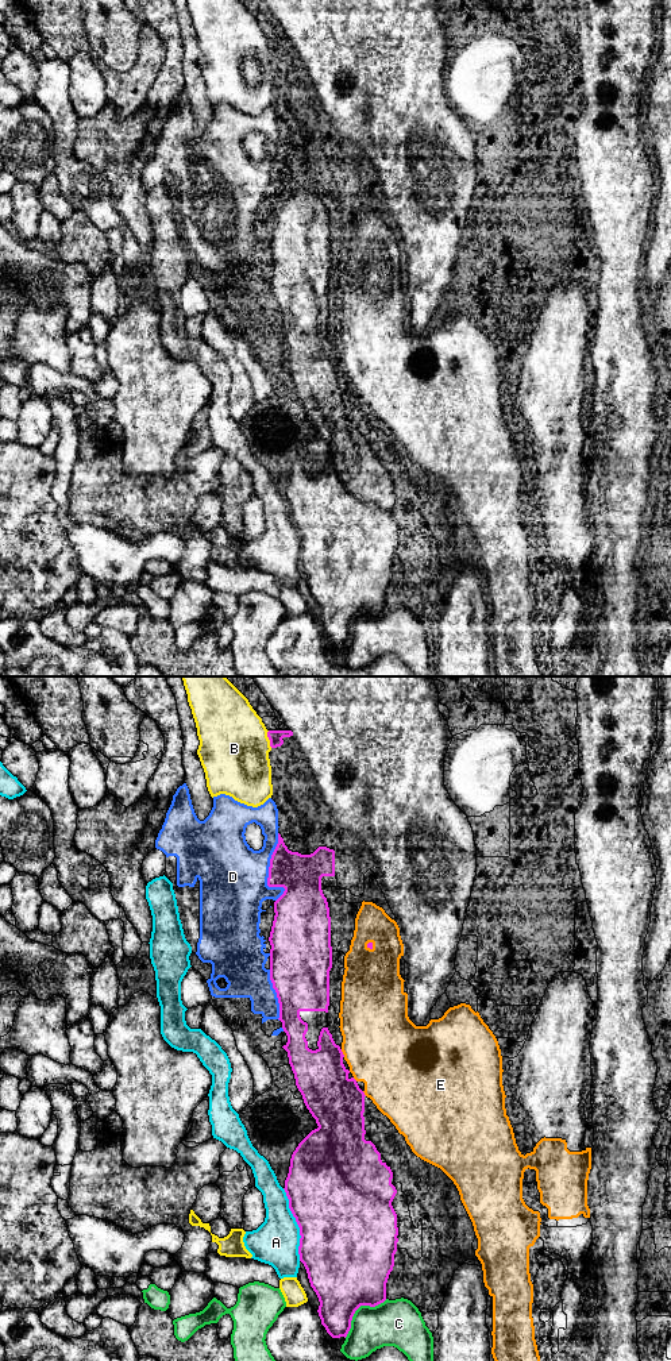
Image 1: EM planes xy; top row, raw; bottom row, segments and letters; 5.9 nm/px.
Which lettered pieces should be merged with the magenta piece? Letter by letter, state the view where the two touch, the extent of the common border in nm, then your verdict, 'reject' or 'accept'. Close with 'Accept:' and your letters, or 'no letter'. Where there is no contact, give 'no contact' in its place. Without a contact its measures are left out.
A: contact in xy; length 440 nm; reject
B: contact in xy; length 110 nm; reject
C: contact in xy; length 340 nm; reject
D: contact in xy; length 400 nm; reject
E: contact in xy; length 50 nm; reject
Accept: no letter

